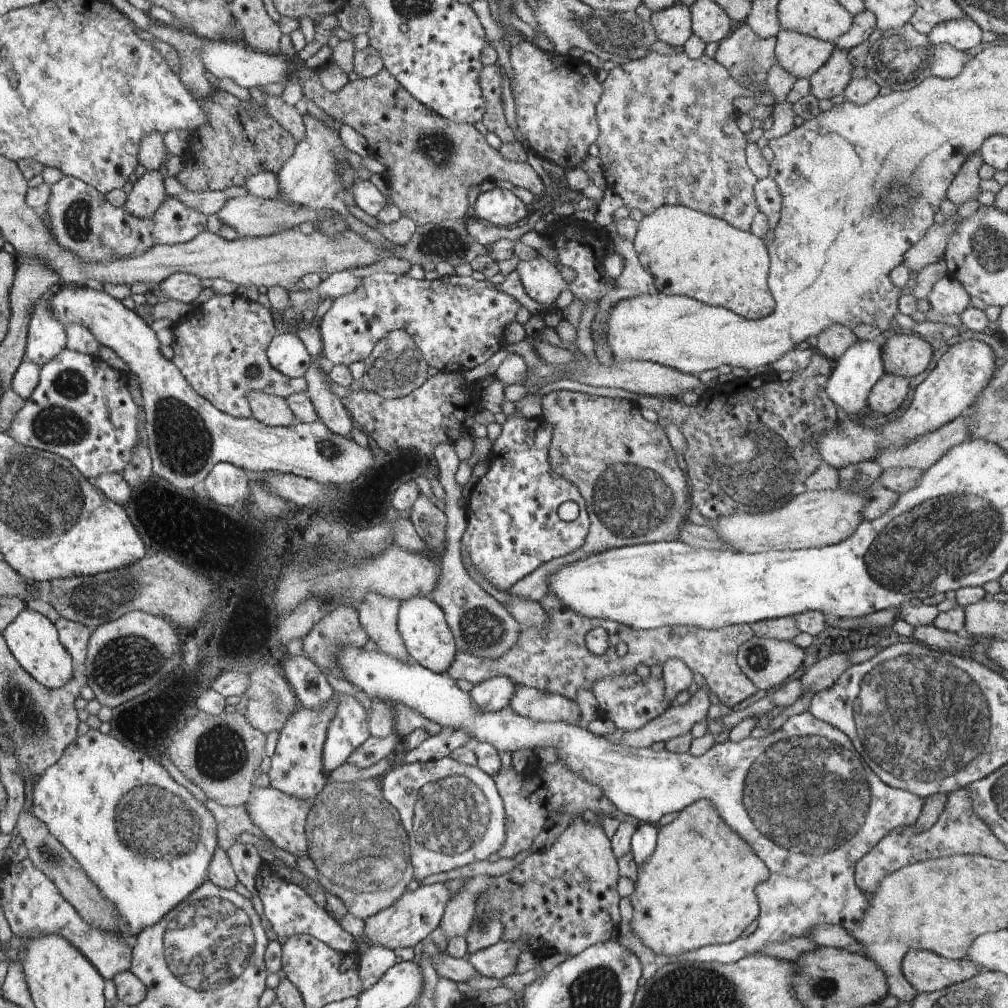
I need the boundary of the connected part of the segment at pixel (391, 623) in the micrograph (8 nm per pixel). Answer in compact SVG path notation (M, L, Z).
M372 591L358 604L361 623L369 638L378 644L376 650L411 663L415 660L408 654L398 627L401 609L398 599Z

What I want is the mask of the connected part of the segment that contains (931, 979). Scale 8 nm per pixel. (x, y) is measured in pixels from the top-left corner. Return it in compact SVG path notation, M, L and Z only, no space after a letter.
M909 950L903 958L901 971L918 993L931 993L949 984L962 983L983 970L968 957L947 959L935 952Z

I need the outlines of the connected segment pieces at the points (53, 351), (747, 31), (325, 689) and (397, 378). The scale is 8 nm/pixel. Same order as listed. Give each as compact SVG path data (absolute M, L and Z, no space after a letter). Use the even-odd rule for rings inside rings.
M47 296L43 297L35 305L31 316L24 359L36 363L39 367L50 363L55 356L62 353L66 344L66 333L62 322L49 308Z
M748 23L735 25L731 33L723 38L714 60L718 61L739 85L764 85L769 70L776 64L775 44L777 37L760 38Z
M306 655L287 656L283 662L284 676L295 689L296 696L306 708L323 707L334 694L327 676Z
M402 329L390 331L381 341L378 341L364 363L362 386L384 399L405 397L427 379L428 363L423 360L423 355L412 337Z

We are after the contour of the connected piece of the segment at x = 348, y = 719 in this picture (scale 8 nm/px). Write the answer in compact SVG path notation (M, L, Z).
M338 694L339 706L331 720L323 748L323 773L330 775L347 762L370 736L366 712L351 695Z

